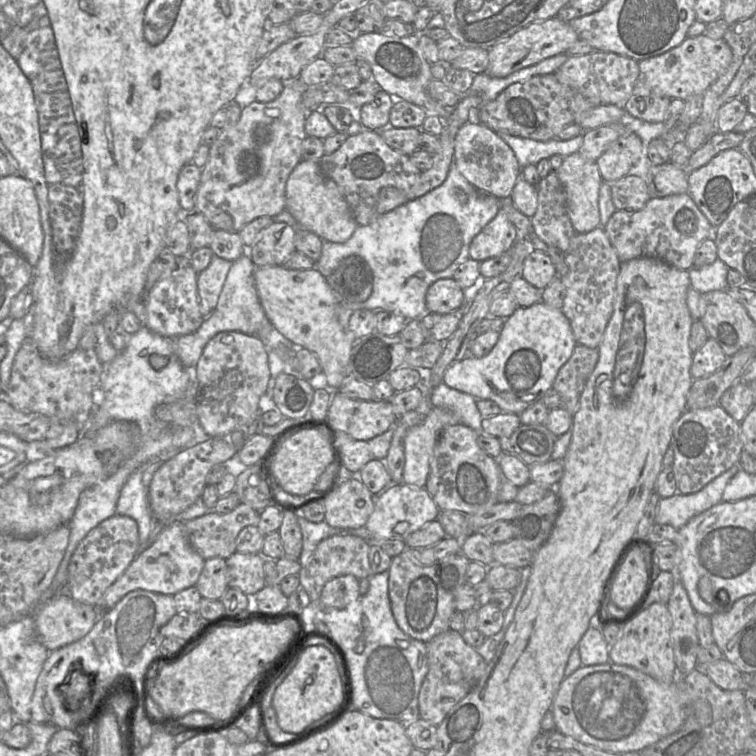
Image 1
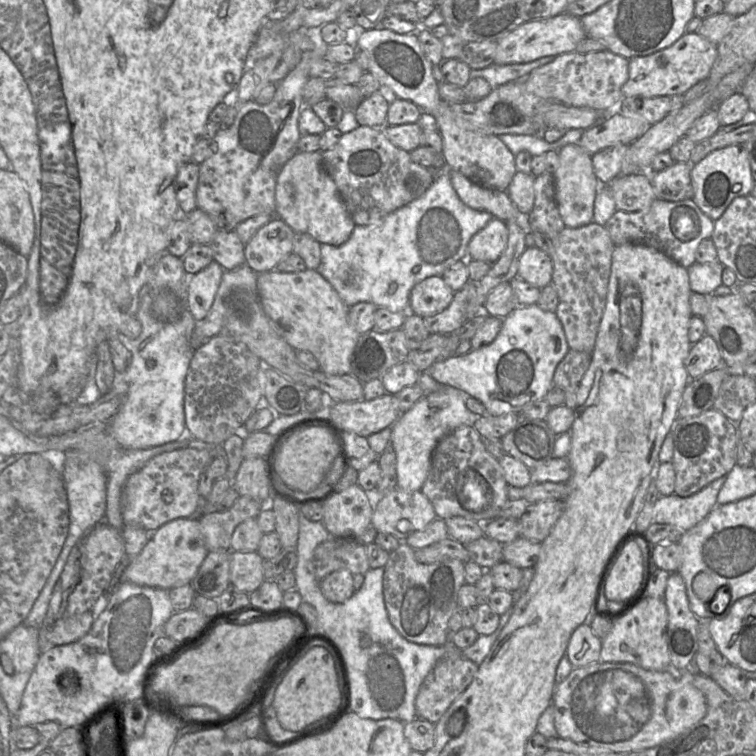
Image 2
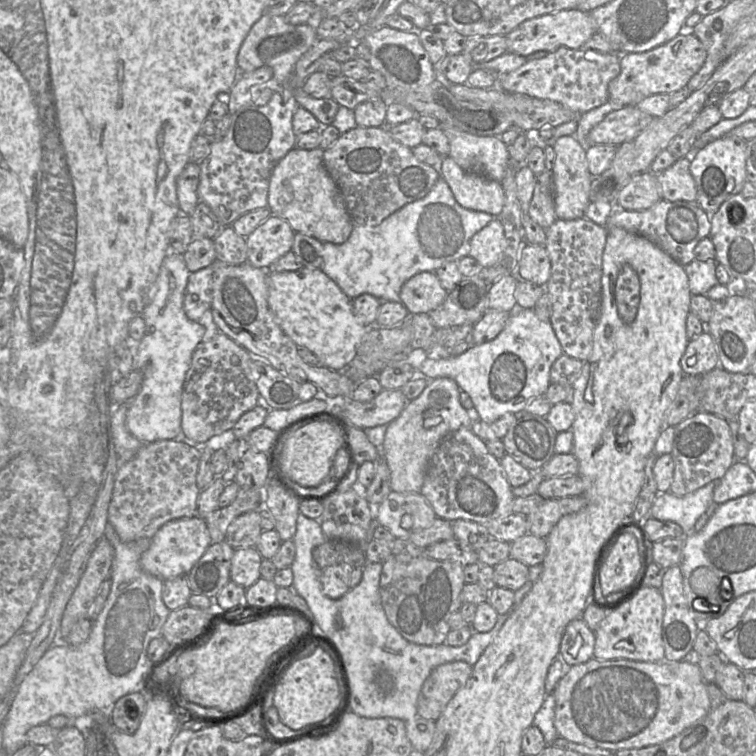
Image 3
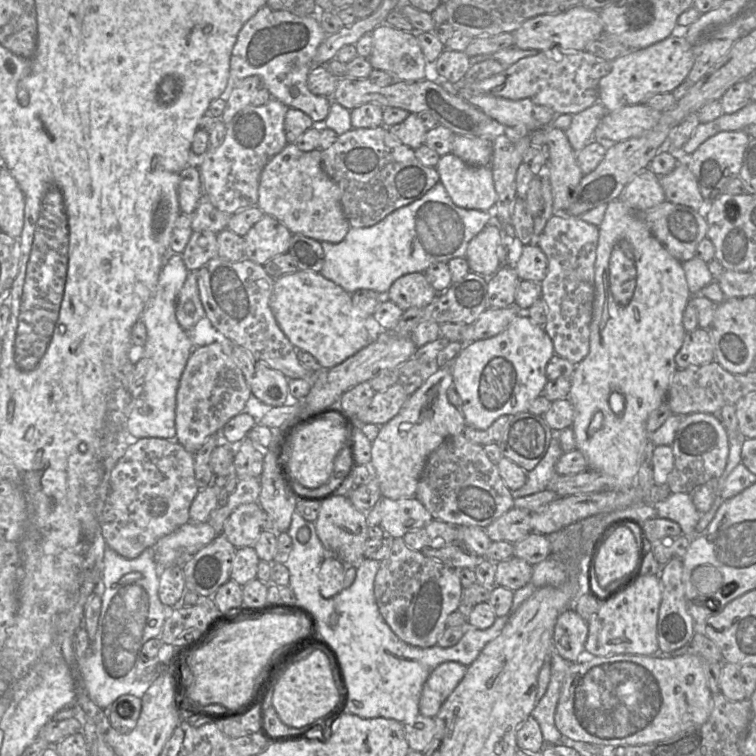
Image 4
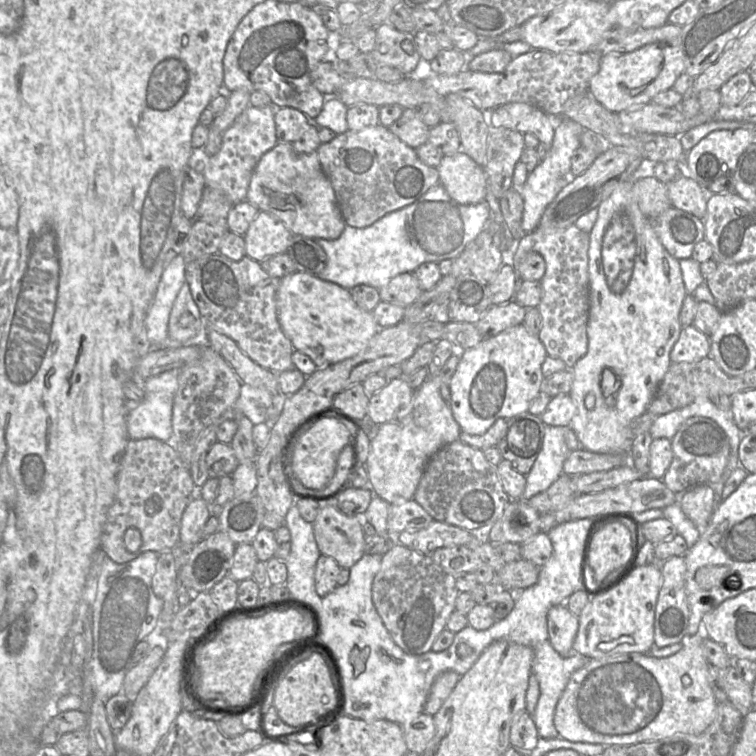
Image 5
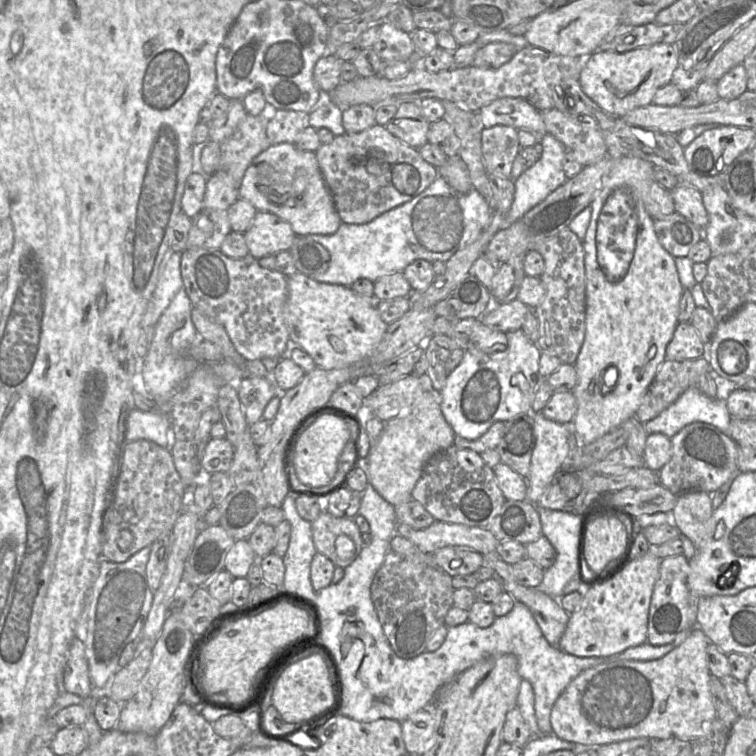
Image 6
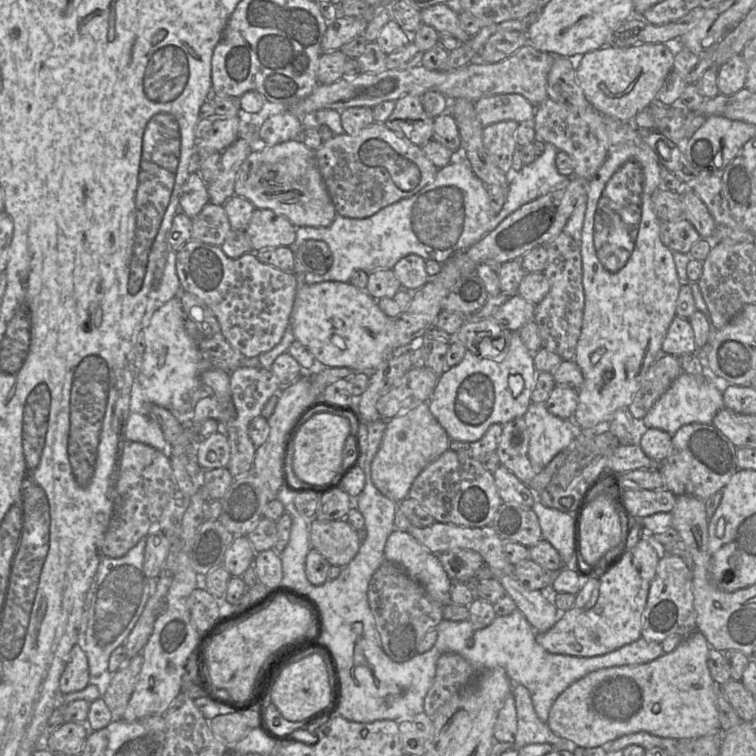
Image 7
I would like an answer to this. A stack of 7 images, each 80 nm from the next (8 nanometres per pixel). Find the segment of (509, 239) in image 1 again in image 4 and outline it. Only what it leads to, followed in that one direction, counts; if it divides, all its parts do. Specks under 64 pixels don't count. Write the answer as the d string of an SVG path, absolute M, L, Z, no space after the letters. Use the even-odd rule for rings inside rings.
M496 223L488 224L467 247L465 258L471 272L483 277L492 277L506 264L504 234Z

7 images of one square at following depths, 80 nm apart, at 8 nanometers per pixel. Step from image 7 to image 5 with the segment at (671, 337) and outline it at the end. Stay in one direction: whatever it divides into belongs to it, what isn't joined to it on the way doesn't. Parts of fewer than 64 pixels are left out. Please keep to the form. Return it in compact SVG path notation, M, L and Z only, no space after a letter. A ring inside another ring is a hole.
M694 326L684 327L670 353L672 363L697 362L709 357L710 338Z

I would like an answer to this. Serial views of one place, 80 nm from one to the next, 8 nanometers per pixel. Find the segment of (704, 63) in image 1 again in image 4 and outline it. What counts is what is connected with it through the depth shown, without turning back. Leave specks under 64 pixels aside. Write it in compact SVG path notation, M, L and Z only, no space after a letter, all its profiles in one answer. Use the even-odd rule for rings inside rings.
M669 36L643 49L629 51L612 61L611 71L599 81L599 102L607 112L624 106L645 103L658 93L670 92L677 88L691 71L695 58L685 37Z

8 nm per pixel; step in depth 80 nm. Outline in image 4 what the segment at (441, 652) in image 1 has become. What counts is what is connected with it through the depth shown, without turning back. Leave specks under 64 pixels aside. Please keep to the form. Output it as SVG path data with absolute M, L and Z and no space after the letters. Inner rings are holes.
M447 661L437 666L423 686L419 701L420 714L434 718L466 671L466 666L455 661Z

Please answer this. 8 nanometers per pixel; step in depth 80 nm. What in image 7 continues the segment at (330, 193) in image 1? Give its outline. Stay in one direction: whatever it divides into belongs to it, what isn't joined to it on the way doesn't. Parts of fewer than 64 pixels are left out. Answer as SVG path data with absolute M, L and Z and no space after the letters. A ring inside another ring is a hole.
M289 140L274 146L262 144L262 149L252 151L242 163L235 181L235 195L250 201L255 208L270 209L285 216L295 227L328 227L338 214L317 166L315 151L299 140Z

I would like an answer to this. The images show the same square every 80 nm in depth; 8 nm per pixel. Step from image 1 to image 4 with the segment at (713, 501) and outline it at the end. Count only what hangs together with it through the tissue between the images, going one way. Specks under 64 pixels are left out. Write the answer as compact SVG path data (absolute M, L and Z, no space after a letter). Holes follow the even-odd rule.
M672 493L657 503L655 509L659 518L678 523L683 535L691 538L696 535L696 526L703 514L693 504L691 493Z

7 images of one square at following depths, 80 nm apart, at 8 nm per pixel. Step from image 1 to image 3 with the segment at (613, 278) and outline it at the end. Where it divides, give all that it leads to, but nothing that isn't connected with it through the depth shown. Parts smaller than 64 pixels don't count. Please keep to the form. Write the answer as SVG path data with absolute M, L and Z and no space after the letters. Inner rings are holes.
M587 218L557 219L545 230L545 249L551 262L551 274L544 287L552 303L550 324L560 342L563 354L585 361L593 350L594 330L602 306L602 258L607 228Z

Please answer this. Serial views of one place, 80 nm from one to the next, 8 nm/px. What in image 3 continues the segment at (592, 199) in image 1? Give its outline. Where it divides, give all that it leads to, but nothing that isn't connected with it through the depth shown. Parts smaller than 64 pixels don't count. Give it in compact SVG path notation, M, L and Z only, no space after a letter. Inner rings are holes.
M574 135L562 136L553 145L555 162L551 168L553 176L554 205L557 219L575 220L583 218L590 204L589 192L593 176L586 158L586 148Z

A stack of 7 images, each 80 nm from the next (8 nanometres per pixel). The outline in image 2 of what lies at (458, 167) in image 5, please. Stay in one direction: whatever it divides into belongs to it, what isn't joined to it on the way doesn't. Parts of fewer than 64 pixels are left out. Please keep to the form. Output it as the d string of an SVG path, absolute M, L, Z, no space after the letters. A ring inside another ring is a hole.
M450 170L450 179L459 199L469 208L489 212L503 221L516 216L518 209L506 191L482 187L455 170Z

